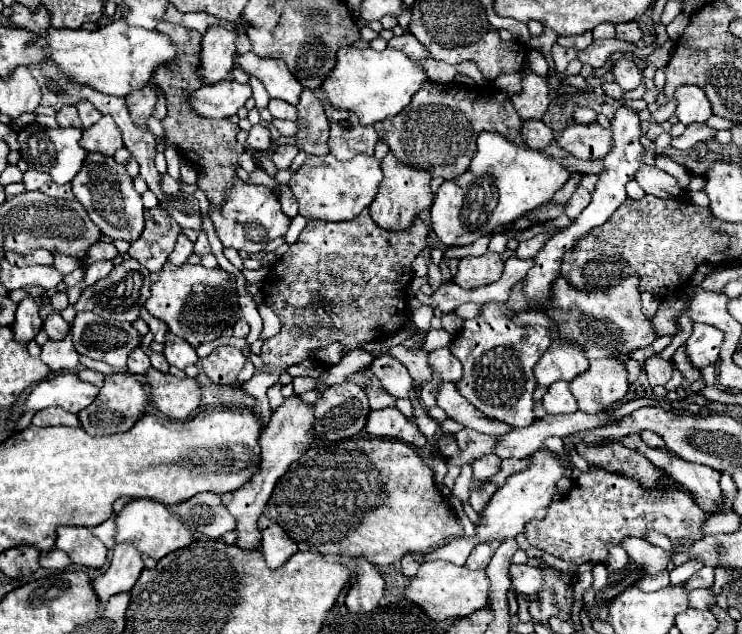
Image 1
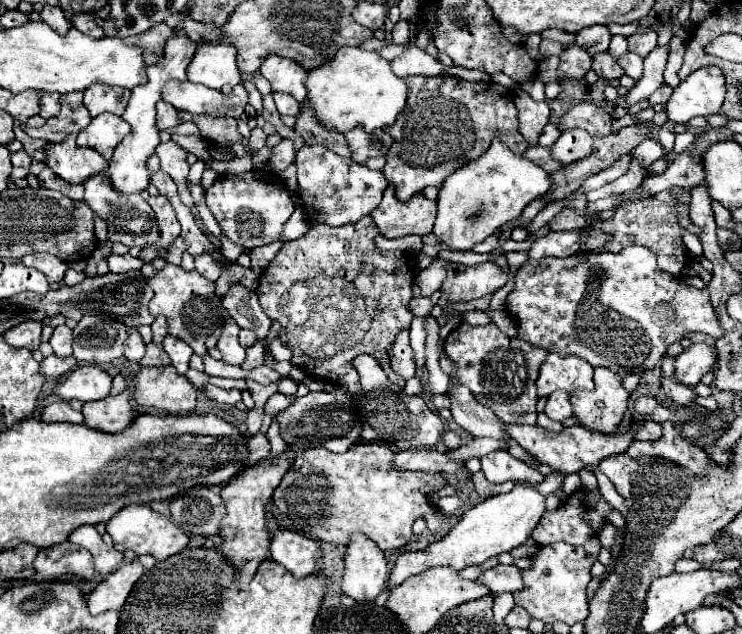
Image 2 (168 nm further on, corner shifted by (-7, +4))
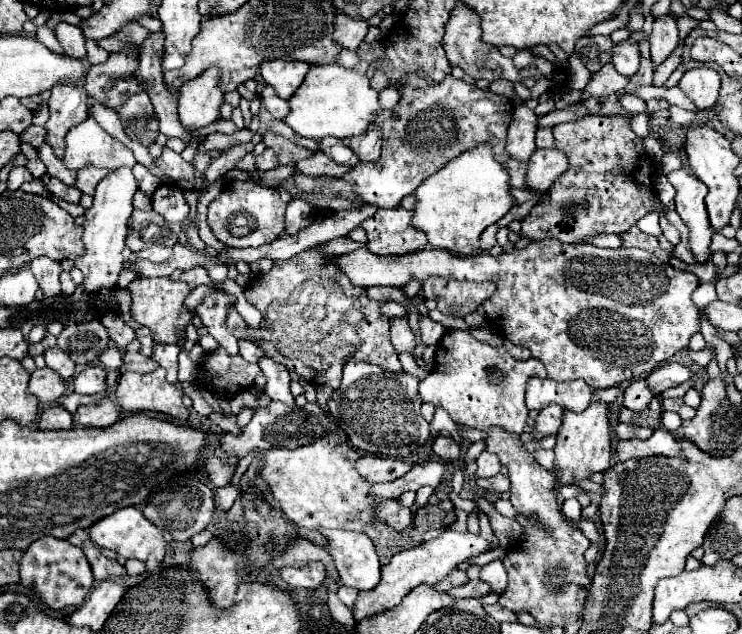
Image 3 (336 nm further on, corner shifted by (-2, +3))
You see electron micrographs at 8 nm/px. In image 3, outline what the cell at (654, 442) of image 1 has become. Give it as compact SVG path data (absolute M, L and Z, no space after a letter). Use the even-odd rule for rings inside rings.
M617 424L617 428L615 428L615 434L619 436L619 438L649 438L651 434L653 434L653 430L649 430L649 428L643 428L643 426L629 426L629 424Z

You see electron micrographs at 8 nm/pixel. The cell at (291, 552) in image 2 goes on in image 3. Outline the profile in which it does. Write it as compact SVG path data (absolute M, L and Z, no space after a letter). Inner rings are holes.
M311 562L303 568L283 568L281 578L287 582L291 590L315 590L321 588L325 582L325 568L321 562Z

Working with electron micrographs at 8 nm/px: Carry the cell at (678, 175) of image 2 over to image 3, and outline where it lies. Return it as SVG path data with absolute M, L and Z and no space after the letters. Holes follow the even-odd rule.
M675 170L667 174L667 180L675 186L677 196L677 214L689 228L689 250L697 264L707 264L711 260L711 236L713 228L709 224L707 208L705 208L705 196L707 196L707 186L695 178L689 170Z

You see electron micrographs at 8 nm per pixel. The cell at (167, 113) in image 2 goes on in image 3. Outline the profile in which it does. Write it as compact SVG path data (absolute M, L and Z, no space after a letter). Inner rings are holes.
M145 92L131 96L125 104L121 104L121 108L117 108L117 114L123 122L125 134L131 140L137 140L143 146L149 146L159 136L159 120Z

